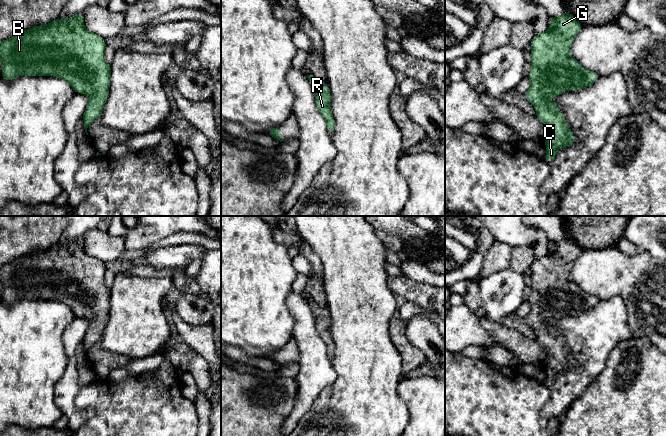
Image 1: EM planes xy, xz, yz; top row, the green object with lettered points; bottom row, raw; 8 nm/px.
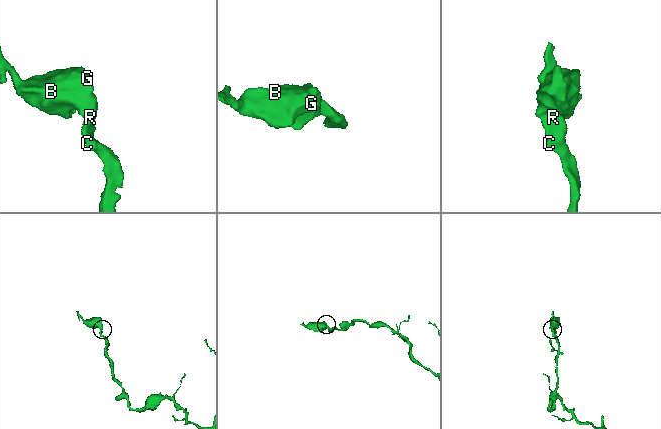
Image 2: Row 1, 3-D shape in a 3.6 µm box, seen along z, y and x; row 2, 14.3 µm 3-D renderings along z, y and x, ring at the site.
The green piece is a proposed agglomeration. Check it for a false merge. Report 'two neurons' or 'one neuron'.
one neuron

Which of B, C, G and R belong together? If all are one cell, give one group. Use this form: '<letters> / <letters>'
B C G R

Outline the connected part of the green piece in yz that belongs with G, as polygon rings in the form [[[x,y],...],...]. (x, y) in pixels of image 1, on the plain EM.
[[[568,235],[551,241],[548,254],[535,259],[530,268],[532,294],[528,302],[531,310],[524,320],[534,329],[537,342],[547,350],[544,367],[548,387],[553,385],[559,372],[575,366],[558,328],[549,323],[564,315],[586,312],[599,302],[569,279],[573,263],[581,252],[579,245]]]

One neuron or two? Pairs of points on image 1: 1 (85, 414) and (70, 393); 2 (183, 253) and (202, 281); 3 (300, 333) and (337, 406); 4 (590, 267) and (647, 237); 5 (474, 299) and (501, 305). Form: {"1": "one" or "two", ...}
{"1": "one", "2": "two", "3": "two", "4": "two", "5": "two"}

